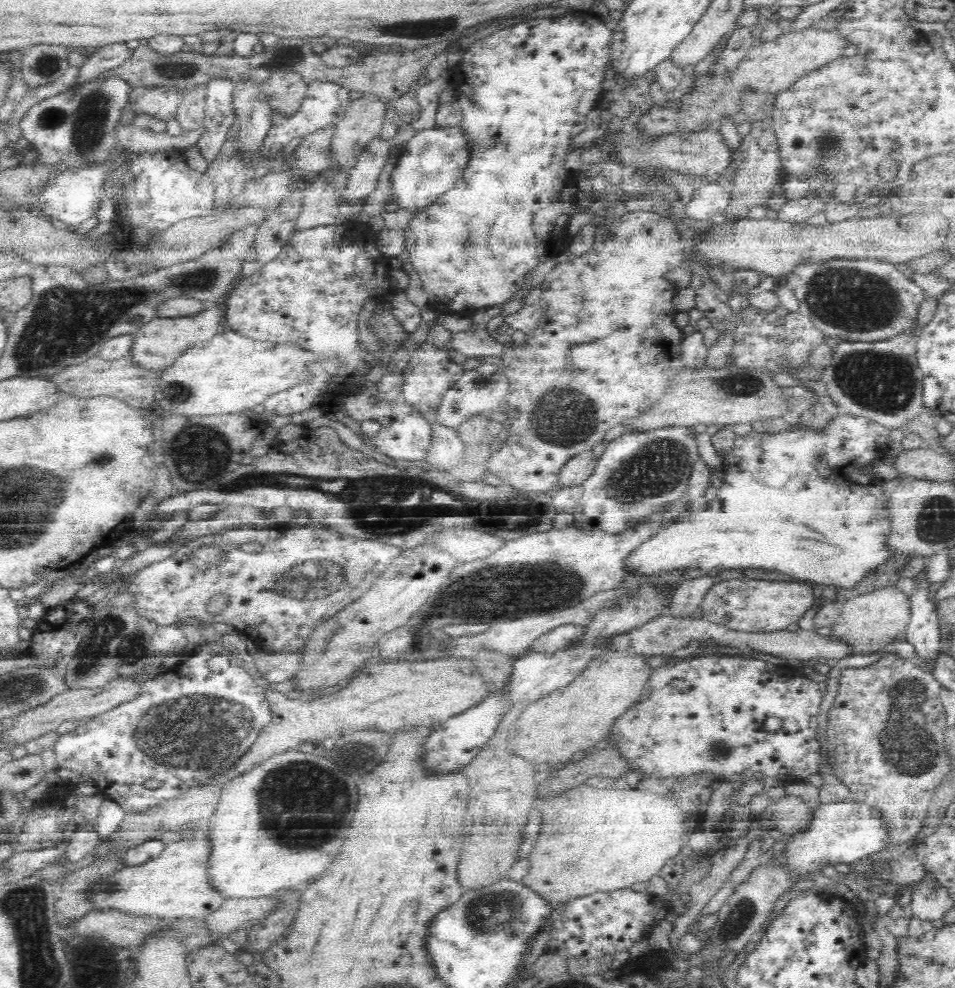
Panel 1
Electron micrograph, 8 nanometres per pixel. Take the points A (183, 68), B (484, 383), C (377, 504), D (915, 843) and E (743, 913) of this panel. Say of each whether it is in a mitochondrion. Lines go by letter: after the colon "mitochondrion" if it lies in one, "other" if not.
A: mitochondrion
B: mitochondrion
C: mitochondrion
D: other
E: mitochondrion

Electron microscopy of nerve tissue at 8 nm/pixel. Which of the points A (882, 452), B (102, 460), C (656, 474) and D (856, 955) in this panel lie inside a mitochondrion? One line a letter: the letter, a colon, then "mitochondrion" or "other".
A: other
B: mitochondrion
C: mitochondrion
D: other

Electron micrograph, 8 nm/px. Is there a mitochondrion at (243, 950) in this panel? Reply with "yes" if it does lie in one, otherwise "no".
no

